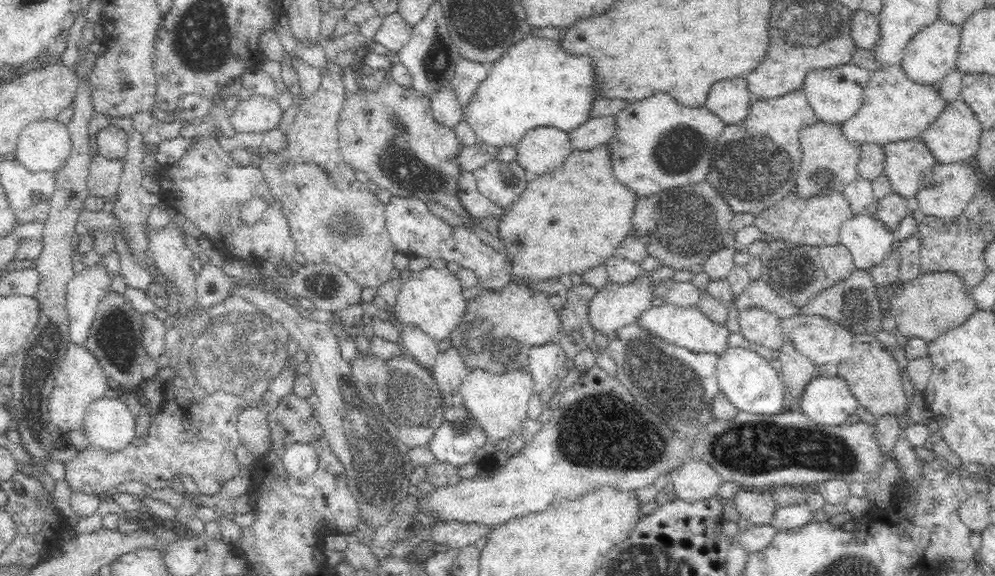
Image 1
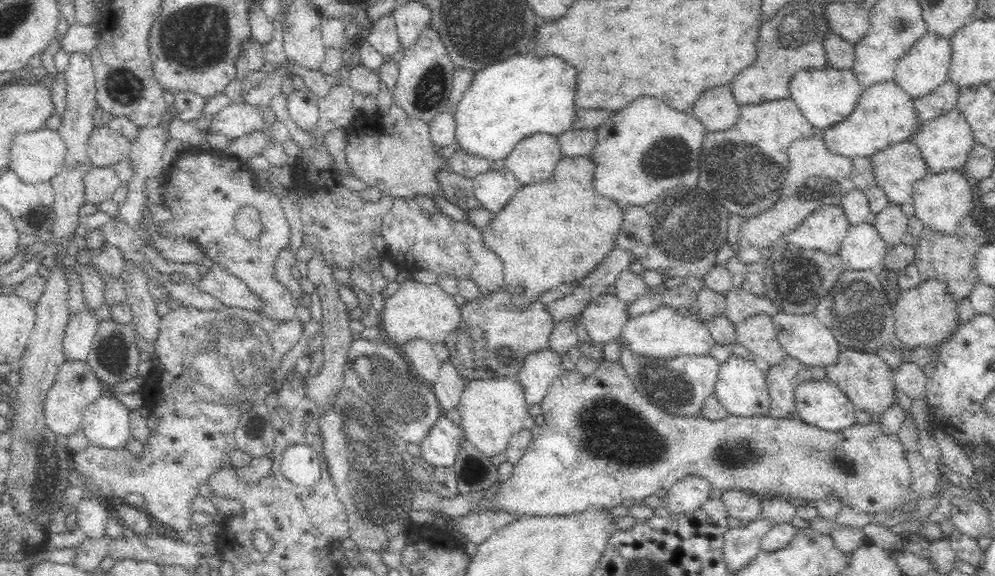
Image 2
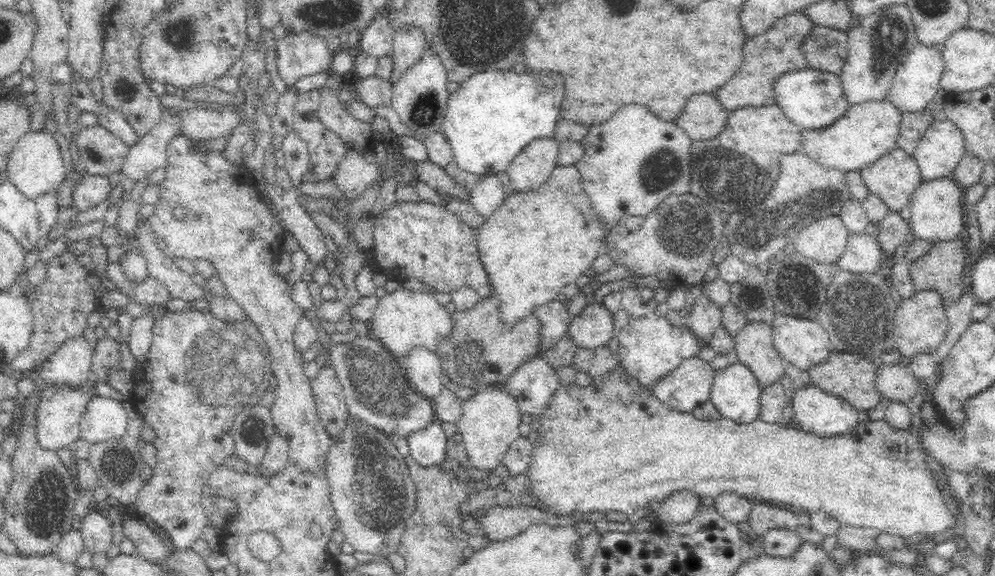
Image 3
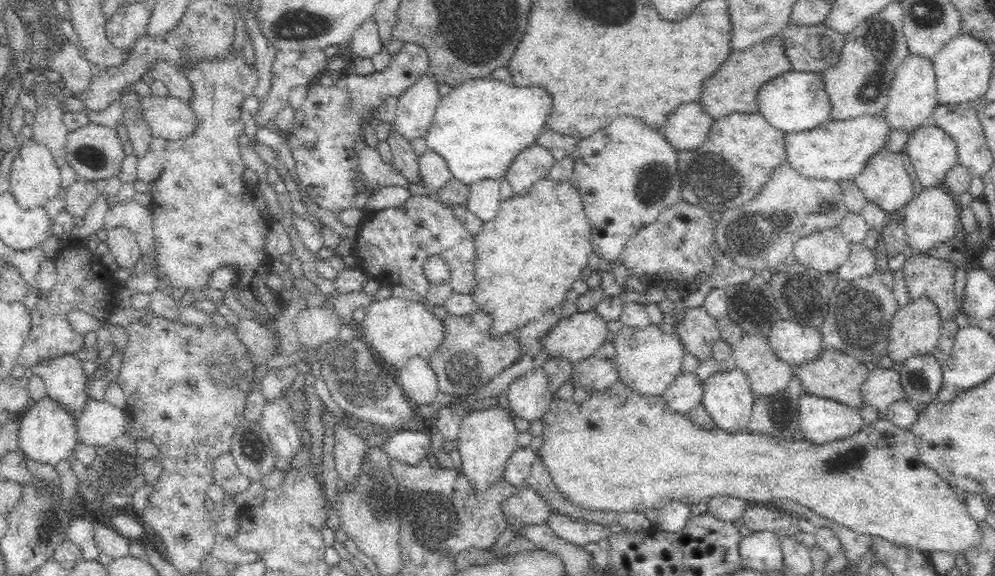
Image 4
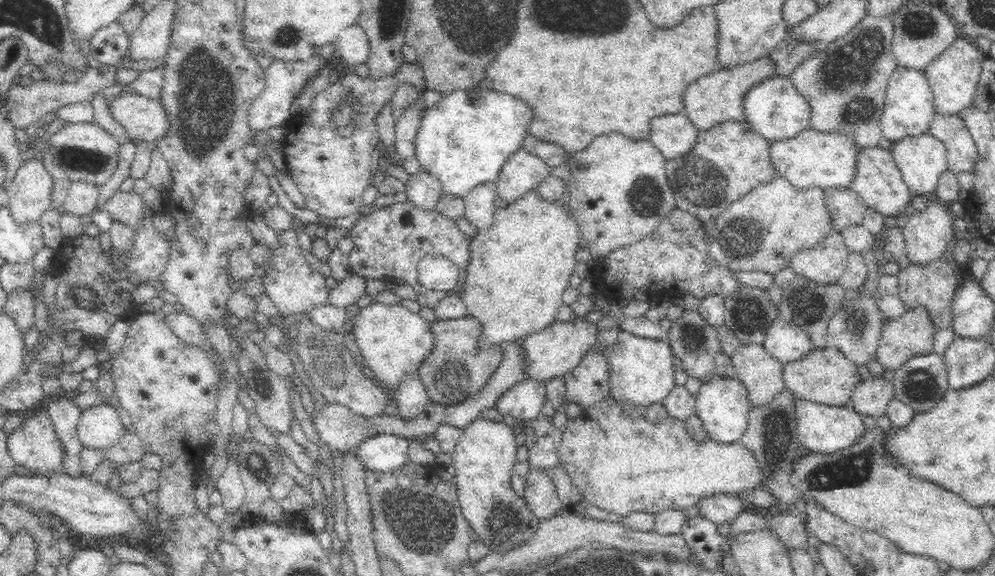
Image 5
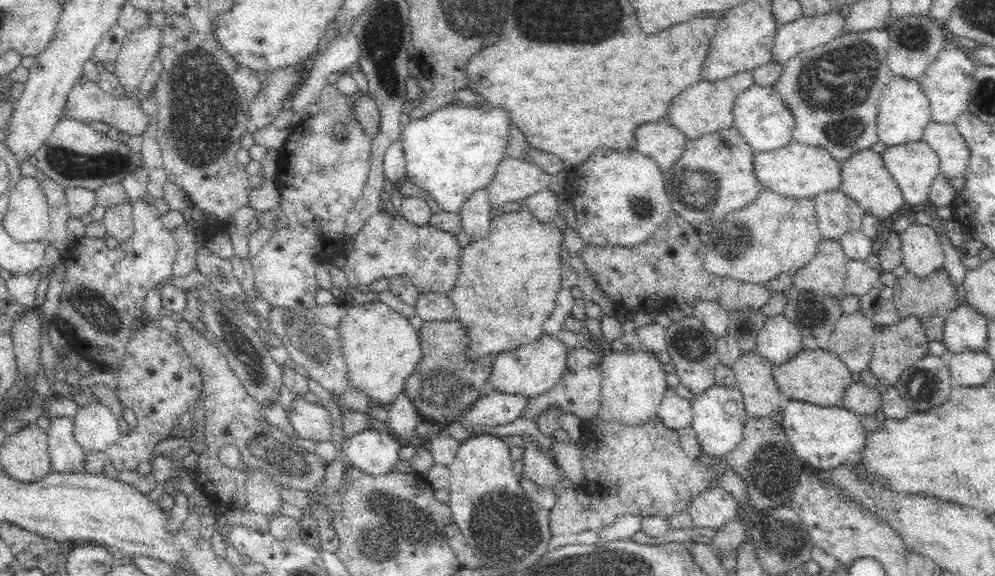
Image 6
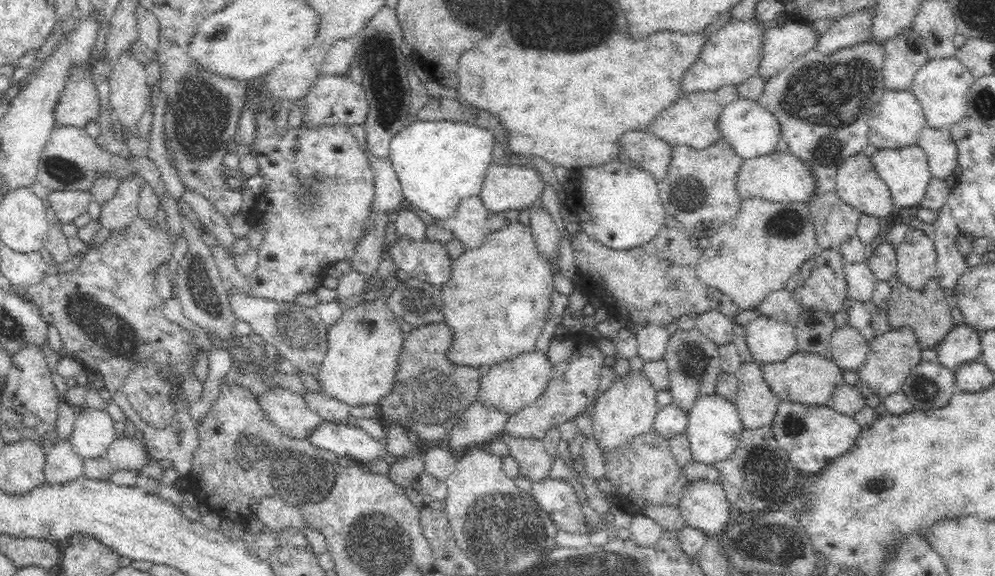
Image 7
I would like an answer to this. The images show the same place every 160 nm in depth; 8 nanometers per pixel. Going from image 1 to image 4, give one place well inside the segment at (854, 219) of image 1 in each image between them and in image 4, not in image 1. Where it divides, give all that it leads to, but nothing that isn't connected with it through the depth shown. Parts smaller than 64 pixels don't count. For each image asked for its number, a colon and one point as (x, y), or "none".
2: (863, 248)
3: (862, 253)
4: (861, 260)

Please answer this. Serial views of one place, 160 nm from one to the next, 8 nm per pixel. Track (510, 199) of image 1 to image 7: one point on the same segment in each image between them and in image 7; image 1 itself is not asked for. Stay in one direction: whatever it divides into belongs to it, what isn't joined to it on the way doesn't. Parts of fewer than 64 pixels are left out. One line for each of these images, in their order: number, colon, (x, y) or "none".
2: (494, 189)
3: (488, 194)
4: (484, 201)
5: (480, 208)
6: (476, 213)
7: (469, 224)

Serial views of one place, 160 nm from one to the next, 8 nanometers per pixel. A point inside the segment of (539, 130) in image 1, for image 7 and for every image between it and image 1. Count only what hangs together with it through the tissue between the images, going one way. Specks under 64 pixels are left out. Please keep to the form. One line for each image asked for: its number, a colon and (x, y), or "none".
2: (533, 159)
3: (532, 166)
4: (533, 164)
5: (521, 173)
6: (516, 179)
7: (507, 187)

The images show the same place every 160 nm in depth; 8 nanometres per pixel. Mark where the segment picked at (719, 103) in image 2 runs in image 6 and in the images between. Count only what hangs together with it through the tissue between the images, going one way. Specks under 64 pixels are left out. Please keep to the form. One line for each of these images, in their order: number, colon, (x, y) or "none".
3: (704, 116)
4: (689, 126)
5: (675, 134)
6: (662, 140)

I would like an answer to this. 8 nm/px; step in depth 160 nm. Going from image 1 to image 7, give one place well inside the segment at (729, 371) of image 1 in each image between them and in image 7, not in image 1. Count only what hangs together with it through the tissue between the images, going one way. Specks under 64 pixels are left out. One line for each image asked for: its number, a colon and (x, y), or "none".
2: (741, 386)
3: (736, 392)
4: (728, 395)
5: (723, 404)
6: (719, 414)
7: (714, 428)

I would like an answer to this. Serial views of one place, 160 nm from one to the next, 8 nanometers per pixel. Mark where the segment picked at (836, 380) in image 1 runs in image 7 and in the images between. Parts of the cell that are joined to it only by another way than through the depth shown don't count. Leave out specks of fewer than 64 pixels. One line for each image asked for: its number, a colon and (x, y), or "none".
2: (822, 403)
3: (817, 411)
4: (820, 419)
5: (822, 428)
6: (822, 437)
7: (814, 436)

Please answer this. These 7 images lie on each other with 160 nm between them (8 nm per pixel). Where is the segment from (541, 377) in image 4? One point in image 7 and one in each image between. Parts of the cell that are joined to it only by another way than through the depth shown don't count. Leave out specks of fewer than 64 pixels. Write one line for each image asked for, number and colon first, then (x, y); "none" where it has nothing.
5: (525, 400)
6: (495, 407)
7: (481, 423)

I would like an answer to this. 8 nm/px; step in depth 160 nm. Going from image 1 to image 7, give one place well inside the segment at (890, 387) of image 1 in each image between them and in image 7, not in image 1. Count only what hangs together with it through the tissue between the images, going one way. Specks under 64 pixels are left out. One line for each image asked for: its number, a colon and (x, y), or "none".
2: (867, 380)
3: (853, 377)
4: (836, 375)
5: (825, 376)
6: (817, 376)
7: (810, 378)

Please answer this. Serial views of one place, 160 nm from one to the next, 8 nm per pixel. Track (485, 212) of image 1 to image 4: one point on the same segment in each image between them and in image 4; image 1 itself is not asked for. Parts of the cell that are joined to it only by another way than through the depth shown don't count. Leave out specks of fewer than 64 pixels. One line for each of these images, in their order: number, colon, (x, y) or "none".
2: (460, 190)
3: (436, 176)
4: (405, 159)

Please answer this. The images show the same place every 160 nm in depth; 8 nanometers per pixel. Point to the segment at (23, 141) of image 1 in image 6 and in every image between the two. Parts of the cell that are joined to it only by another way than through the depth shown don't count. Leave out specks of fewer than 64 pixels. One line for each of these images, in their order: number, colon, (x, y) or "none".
2: (37, 155)
3: (34, 166)
4: (35, 178)
5: (30, 193)
6: (27, 218)

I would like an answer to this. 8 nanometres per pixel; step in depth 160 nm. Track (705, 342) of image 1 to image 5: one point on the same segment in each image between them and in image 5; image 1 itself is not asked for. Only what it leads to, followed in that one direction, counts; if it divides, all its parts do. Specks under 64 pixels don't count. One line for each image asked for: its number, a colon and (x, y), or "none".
2: (665, 332)
3: (649, 346)
4: (648, 359)
5: (642, 369)

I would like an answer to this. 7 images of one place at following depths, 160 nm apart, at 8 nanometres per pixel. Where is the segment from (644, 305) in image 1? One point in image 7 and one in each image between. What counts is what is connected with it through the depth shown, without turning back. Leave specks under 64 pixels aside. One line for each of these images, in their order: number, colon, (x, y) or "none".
2: (605, 317)
3: (594, 327)
4: (581, 334)
5: (554, 351)
6: (533, 368)
7: (512, 384)

